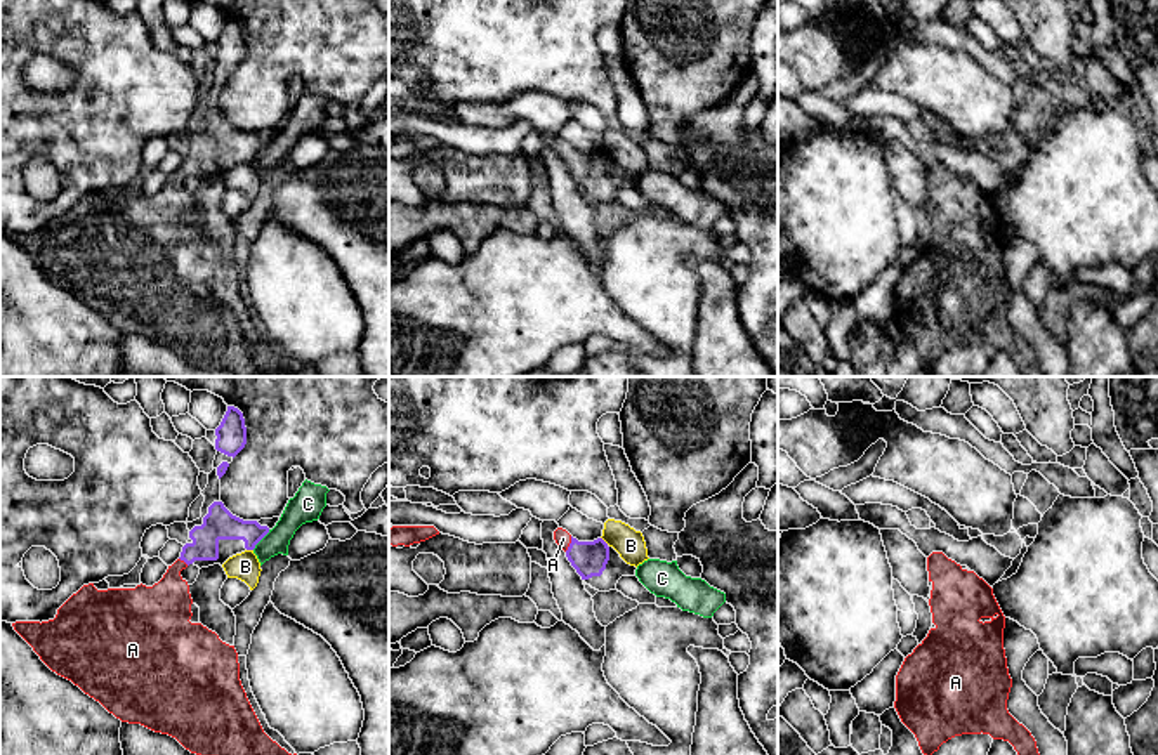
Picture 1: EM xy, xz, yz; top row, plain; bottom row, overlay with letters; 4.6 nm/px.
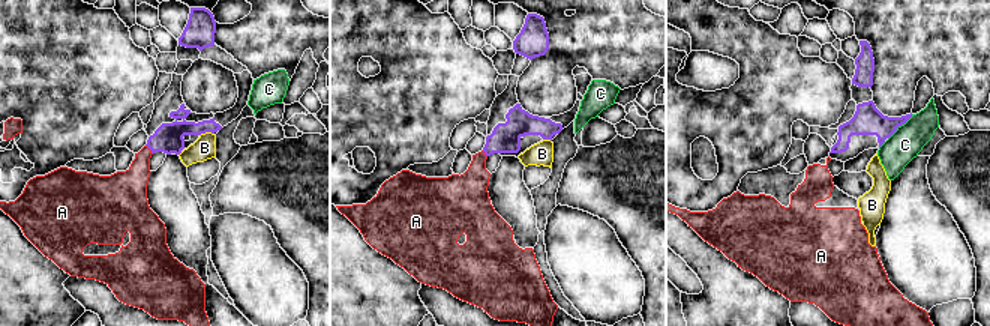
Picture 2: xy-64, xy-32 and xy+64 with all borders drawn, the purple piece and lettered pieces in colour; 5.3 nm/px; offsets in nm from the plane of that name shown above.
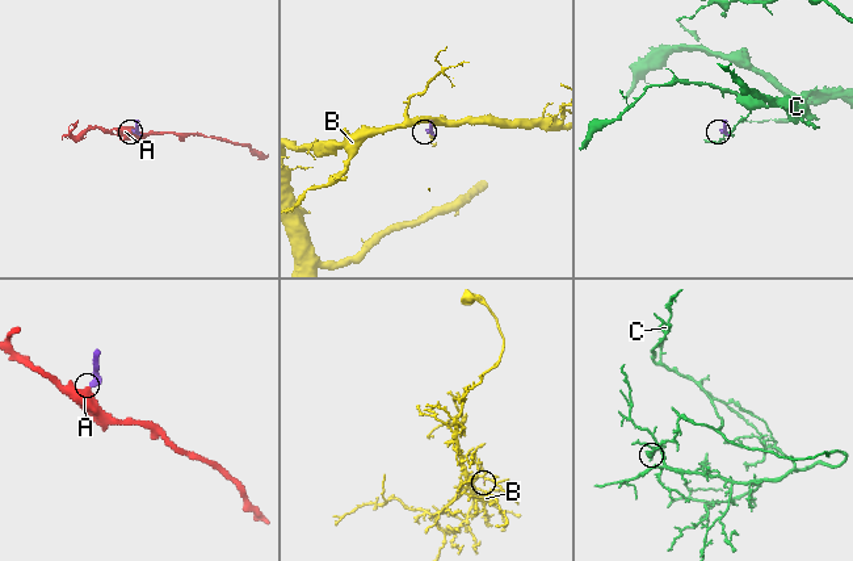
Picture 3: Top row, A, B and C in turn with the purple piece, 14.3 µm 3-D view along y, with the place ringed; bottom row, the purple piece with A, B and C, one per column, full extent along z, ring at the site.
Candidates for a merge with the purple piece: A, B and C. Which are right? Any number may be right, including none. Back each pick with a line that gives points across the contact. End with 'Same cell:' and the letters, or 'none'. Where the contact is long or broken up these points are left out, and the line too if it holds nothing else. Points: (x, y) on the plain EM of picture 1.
A: Path across: xz (589, 169), (570, 155), (563, 150)
Same cell: A

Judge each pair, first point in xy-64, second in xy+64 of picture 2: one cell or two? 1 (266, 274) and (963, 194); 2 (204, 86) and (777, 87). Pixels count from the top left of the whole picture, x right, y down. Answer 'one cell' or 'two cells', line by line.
1: two cells
2: two cells

